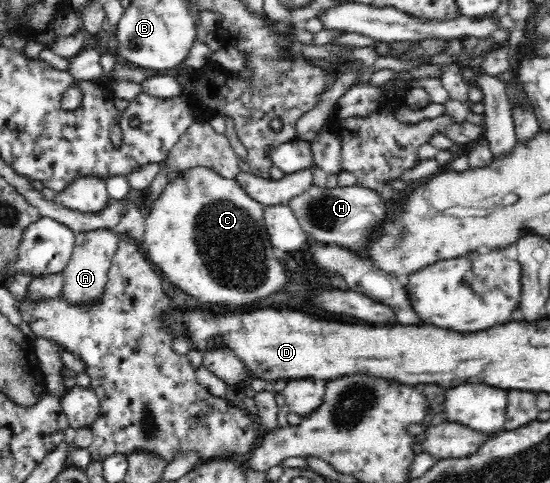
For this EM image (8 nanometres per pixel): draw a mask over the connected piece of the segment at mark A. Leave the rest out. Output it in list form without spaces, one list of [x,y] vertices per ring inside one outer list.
[[[100,229],[85,233],[77,233],[75,247],[63,272],[62,298],[70,308],[89,309],[97,307],[106,294],[109,268],[116,254],[121,236],[113,229]]]

